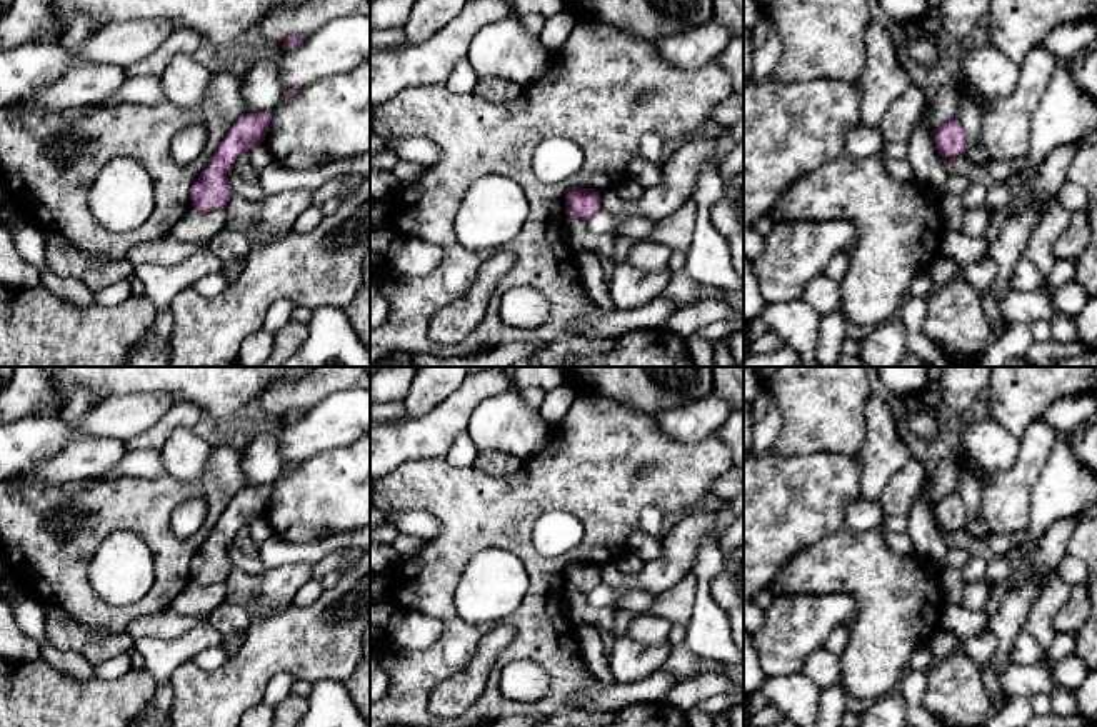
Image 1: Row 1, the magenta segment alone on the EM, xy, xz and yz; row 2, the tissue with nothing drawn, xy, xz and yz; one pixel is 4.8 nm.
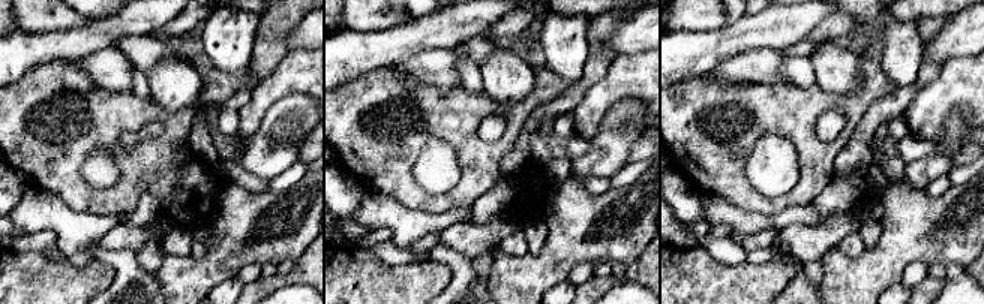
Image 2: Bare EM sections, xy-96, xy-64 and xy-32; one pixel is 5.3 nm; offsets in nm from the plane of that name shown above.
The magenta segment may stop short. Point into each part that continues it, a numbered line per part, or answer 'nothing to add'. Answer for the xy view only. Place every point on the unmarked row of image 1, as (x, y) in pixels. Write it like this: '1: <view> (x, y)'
nothing to add

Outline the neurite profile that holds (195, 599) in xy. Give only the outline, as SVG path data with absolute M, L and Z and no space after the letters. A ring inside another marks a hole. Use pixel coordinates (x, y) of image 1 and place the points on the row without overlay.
M190 579L180 595L170 604L170 610L192 617L210 615L225 600L225 582L200 585Z

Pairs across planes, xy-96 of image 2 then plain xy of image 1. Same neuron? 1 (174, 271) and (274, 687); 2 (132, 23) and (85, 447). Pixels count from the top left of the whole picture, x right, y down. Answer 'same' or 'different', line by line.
1: different
2: different

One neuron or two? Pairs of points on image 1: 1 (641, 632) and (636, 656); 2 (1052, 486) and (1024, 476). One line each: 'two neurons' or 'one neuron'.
1: two neurons
2: two neurons

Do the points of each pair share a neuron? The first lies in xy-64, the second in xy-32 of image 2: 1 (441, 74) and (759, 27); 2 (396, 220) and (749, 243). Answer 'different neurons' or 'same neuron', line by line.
1: different neurons
2: different neurons

